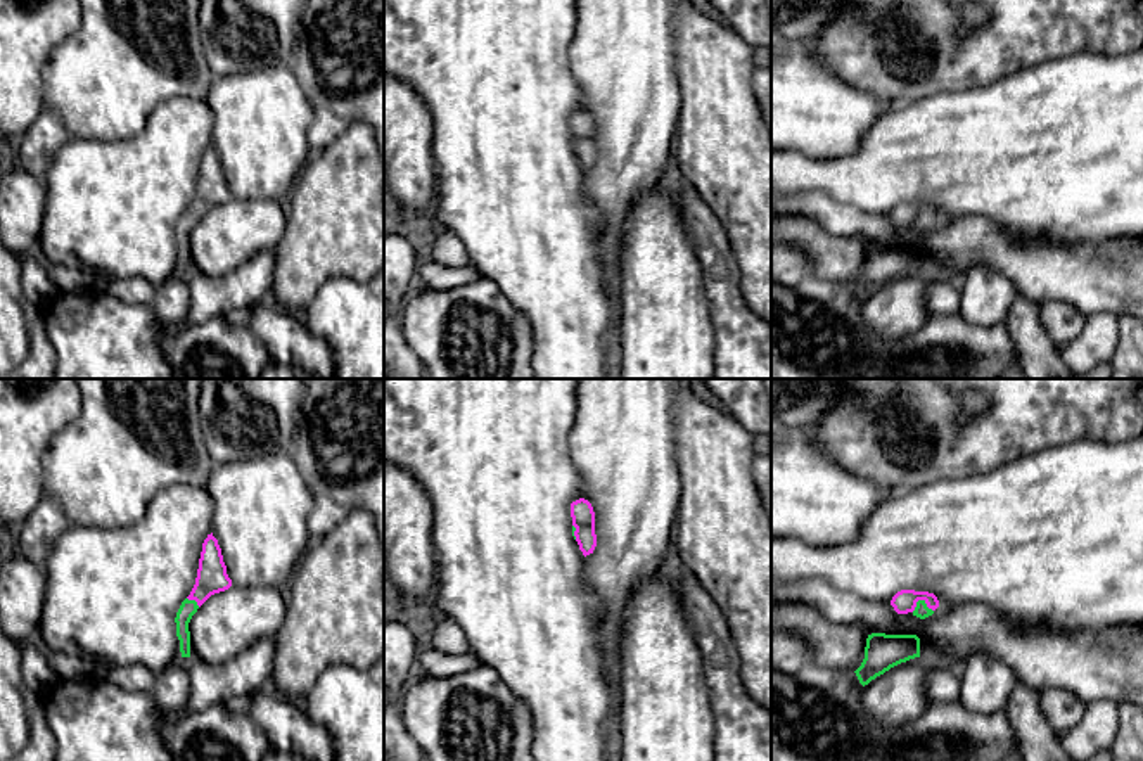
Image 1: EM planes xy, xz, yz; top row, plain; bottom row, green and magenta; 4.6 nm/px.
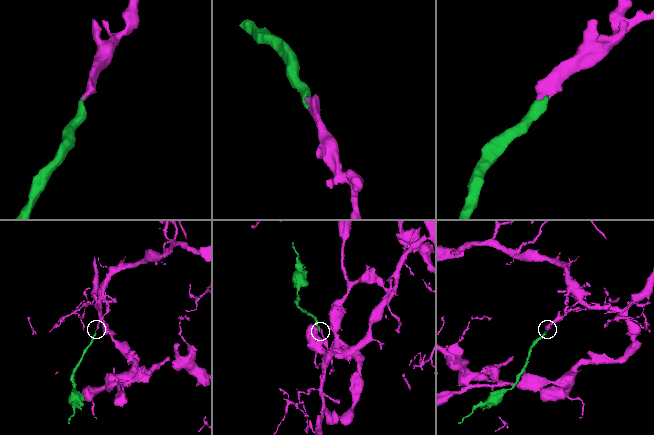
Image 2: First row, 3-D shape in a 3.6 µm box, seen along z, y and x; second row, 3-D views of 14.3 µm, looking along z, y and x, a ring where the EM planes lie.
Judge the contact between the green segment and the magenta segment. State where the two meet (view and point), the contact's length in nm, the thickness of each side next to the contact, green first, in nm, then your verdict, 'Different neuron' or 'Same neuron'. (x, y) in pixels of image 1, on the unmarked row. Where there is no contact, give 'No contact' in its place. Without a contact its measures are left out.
Touches green at yz (920, 213). Shared border 100 nm. Thickness 70 nm (green) against 110 nm. Same neuron

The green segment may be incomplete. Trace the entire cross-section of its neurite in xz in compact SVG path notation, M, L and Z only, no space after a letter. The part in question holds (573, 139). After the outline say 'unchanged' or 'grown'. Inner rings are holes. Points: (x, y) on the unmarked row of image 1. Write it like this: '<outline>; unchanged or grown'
M584 111L572 114L571 130L572 130L572 149L576 150L579 163L586 169L593 166L597 159L595 125L591 116Z; grown

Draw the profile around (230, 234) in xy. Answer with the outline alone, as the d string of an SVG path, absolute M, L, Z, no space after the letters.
M232 197L211 208L192 228L190 270L213 280L228 277L235 268L263 251L273 251L285 233L284 201Z

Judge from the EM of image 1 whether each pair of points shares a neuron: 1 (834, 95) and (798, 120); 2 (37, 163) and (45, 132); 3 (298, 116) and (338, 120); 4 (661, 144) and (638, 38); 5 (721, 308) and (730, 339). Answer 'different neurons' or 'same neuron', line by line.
1: same neuron
2: same neuron
3: different neurons
4: same neuron
5: same neuron

